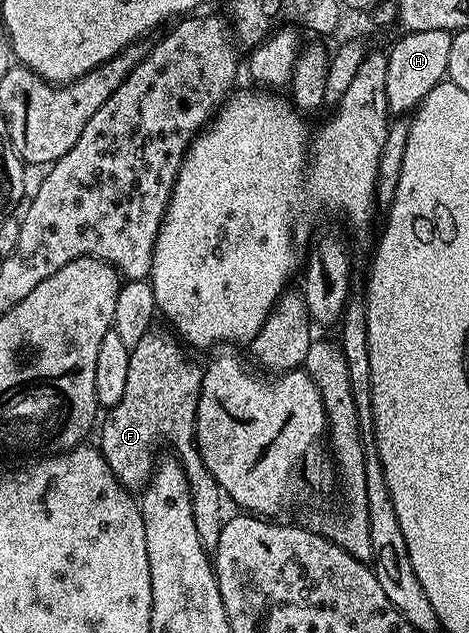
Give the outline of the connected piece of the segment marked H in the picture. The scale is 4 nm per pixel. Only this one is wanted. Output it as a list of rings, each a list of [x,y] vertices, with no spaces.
[[[423,30],[410,32],[402,37],[387,52],[387,106],[393,114],[412,113],[425,96],[431,94],[446,79],[451,62],[453,33]]]

